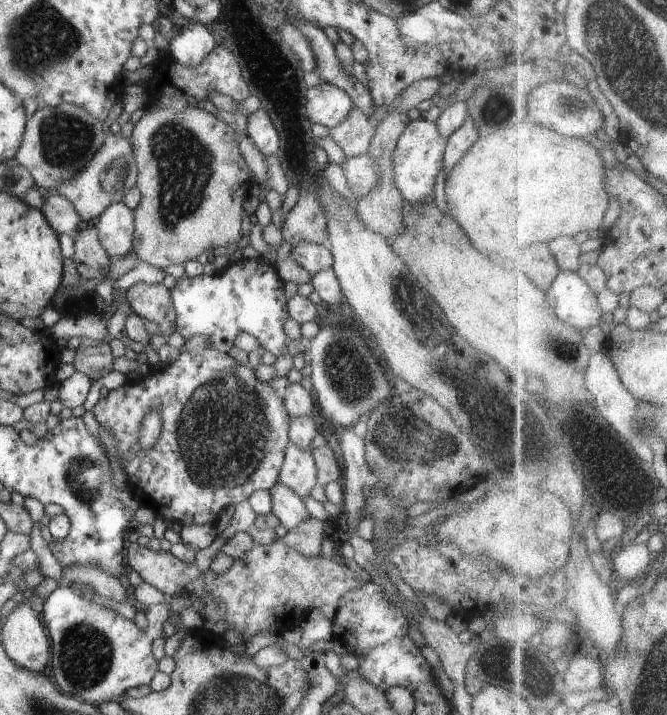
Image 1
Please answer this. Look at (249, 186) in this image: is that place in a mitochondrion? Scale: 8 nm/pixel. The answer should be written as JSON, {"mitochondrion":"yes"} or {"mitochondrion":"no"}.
{"mitochondrion":"no"}

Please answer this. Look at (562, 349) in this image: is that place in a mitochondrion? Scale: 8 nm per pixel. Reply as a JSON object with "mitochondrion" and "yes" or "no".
{"mitochondrion":"yes"}

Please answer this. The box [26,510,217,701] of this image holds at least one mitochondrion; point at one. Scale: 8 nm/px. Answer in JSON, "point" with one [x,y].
{"point":[86,653]}

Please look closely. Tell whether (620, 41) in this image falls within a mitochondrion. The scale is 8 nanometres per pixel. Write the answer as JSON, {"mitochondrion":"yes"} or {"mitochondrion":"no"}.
{"mitochondrion":"yes"}

